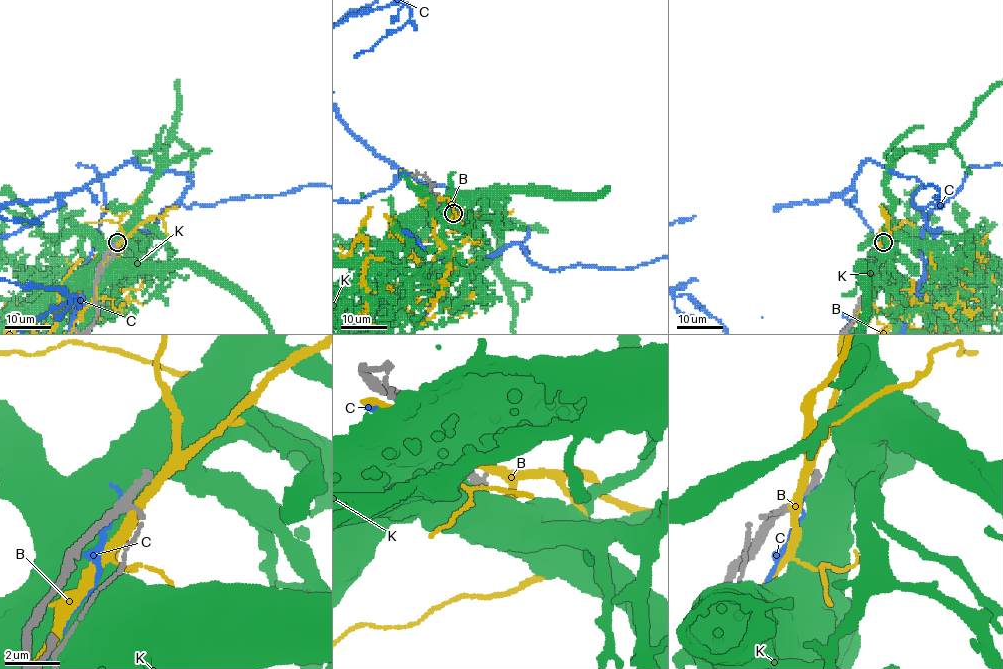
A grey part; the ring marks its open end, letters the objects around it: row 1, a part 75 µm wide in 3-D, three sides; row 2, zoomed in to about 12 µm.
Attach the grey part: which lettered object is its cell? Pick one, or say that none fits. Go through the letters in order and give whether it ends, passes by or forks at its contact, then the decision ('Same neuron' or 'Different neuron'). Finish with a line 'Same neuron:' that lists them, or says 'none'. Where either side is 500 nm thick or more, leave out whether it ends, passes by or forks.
B: It passes by. Different neuron
C: It ends there. Different neuron
K: Different neuron
Same neuron: none

